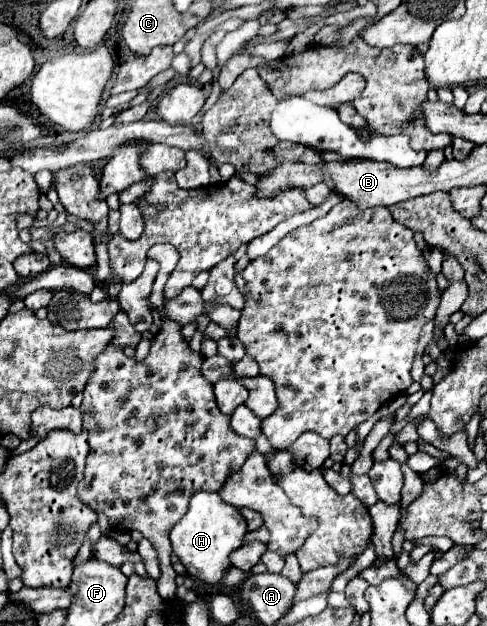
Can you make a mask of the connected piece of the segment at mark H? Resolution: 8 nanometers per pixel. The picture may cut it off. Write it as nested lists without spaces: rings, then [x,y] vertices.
[[[196,492],[190,500],[186,516],[170,532],[172,548],[186,572],[206,584],[220,584],[226,572],[232,568],[230,554],[244,544],[246,520],[238,508],[226,504],[216,492]]]

